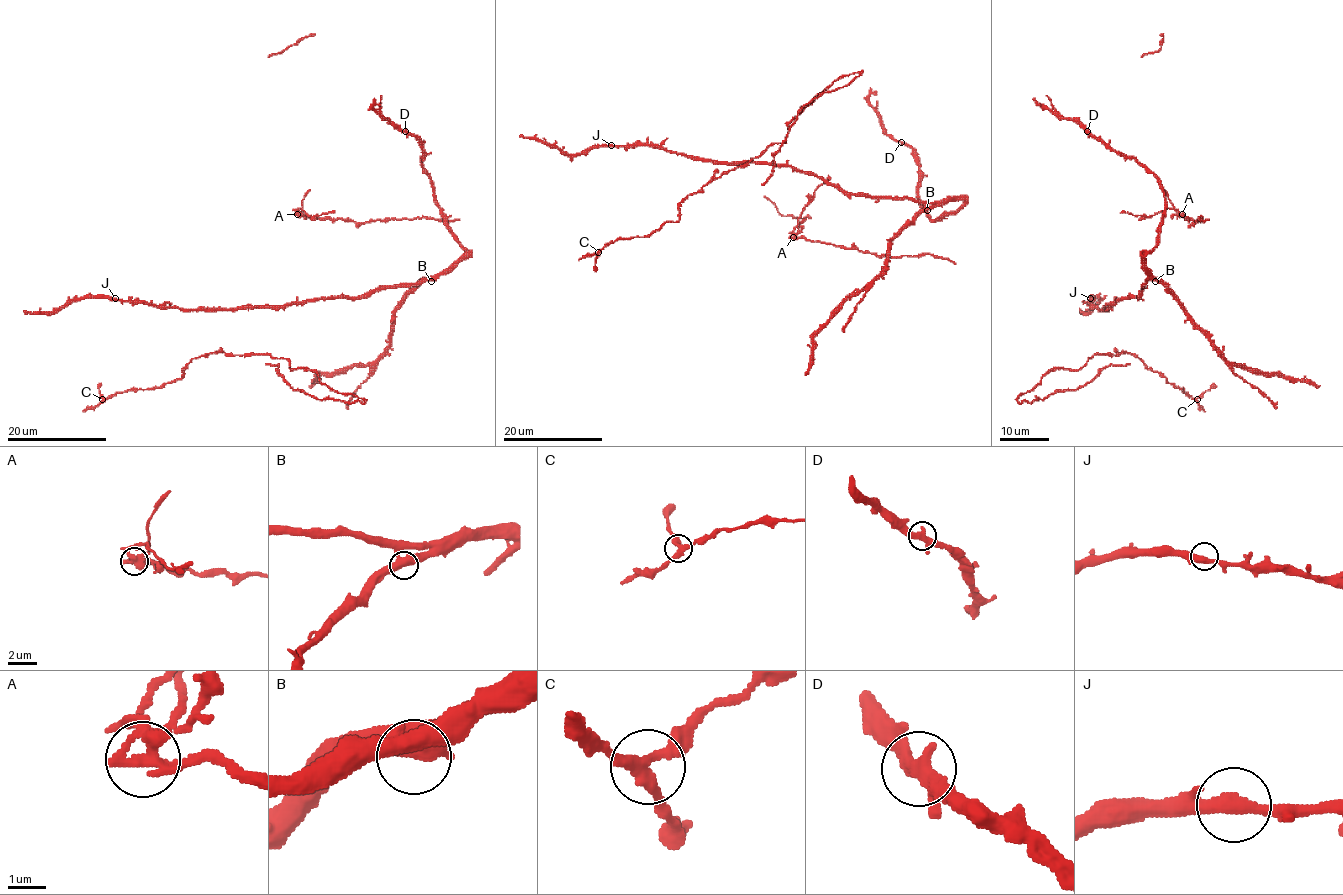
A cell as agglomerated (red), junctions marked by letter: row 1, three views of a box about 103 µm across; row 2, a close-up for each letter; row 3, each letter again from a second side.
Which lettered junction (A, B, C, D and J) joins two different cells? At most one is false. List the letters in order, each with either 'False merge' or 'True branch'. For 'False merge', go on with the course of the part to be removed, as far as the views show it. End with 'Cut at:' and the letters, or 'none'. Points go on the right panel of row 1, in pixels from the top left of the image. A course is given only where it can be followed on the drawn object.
A: False merge. Course of the part to remove: (1182, 214), (1167, 208), (1147, 216), (1122, 210)
B: True branch
C: True branch
D: True branch
J: True branch
Cut at: A

